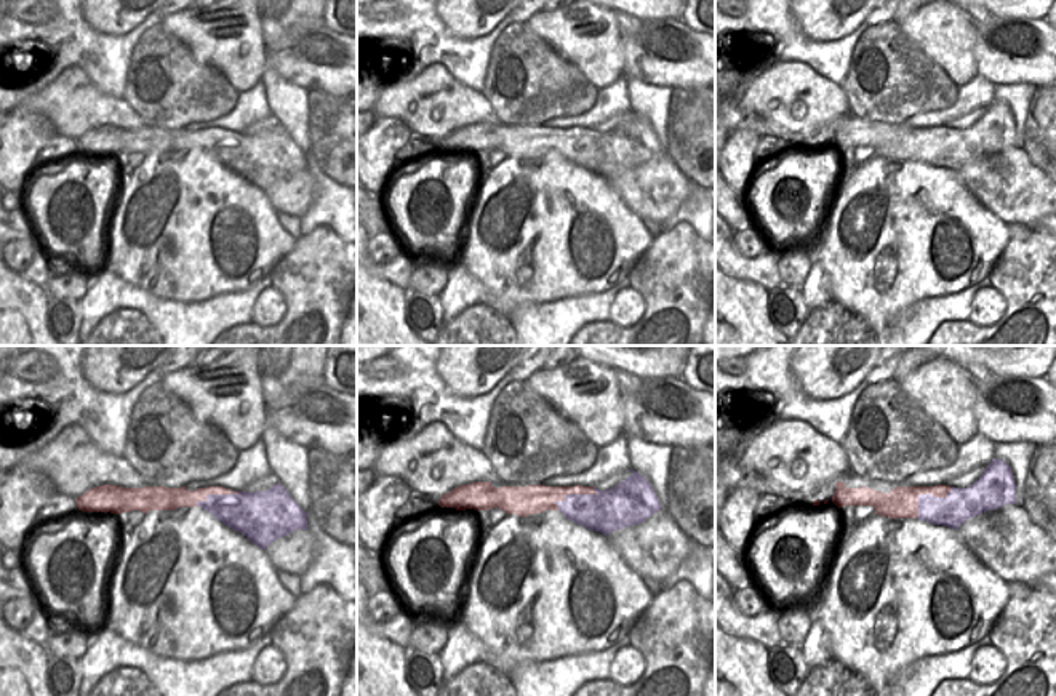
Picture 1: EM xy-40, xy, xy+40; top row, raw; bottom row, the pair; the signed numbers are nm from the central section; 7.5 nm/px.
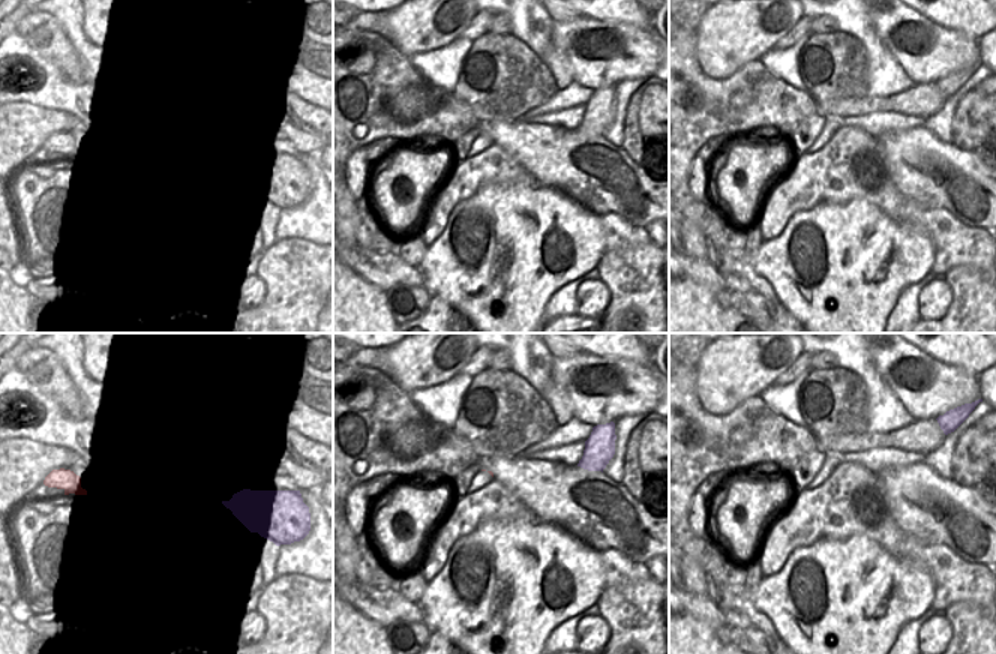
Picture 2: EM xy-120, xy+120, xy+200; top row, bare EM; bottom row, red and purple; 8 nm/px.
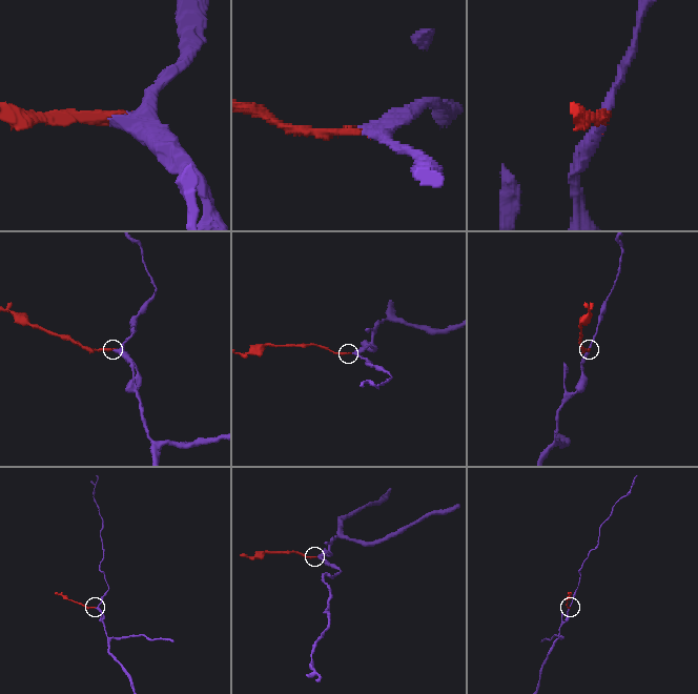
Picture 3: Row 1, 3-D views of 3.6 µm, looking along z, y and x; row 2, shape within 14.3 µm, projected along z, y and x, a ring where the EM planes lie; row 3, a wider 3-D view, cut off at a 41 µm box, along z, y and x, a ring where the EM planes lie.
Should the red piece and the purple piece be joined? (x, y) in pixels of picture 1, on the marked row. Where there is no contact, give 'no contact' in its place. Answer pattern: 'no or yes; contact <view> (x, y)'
no; contact xy (575, 493)

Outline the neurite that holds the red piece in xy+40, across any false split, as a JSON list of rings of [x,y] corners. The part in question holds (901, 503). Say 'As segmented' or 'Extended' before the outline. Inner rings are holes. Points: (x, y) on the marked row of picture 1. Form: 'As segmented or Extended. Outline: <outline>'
Extended. Outline: [[[853,474],[838,475],[834,480],[837,483],[832,502],[838,509],[872,506],[875,514],[891,518],[917,518],[920,494],[946,498],[952,490],[949,485],[910,486],[904,482],[867,480]]]

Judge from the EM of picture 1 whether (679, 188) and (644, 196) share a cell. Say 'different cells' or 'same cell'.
same cell

